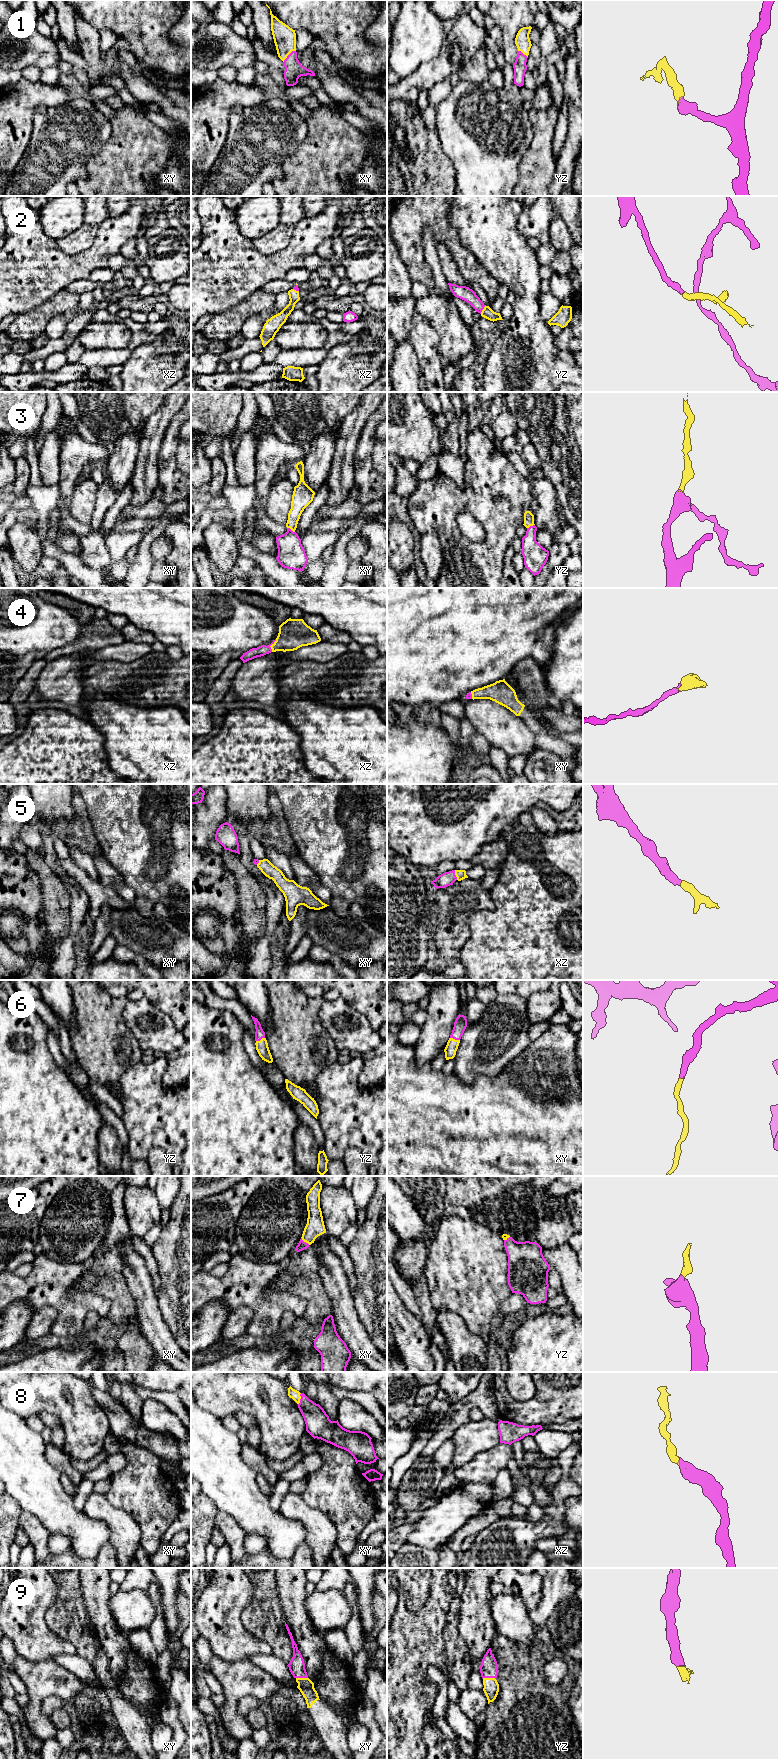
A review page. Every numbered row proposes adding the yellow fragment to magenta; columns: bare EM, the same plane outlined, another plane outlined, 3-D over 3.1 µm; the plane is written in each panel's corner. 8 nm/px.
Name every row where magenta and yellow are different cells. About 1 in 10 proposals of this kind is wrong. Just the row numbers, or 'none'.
none

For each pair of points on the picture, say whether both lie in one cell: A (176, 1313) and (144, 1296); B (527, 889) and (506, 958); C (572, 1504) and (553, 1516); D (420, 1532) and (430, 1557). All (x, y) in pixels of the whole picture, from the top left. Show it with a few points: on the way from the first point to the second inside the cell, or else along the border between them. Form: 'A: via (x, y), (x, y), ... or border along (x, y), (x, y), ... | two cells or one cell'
A: border along (156, 1297), (162, 1319), (167, 1325) | two cells
B: via (527, 906), (527, 937), (523, 941) | one cell
C: border along (563, 1500), (564, 1524), (568, 1529) | two cells
D: border along (405, 1542), (422, 1548), (437, 1549) | two cells

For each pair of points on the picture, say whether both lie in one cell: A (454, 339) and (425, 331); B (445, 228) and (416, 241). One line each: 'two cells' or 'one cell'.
A: two cells
B: one cell

